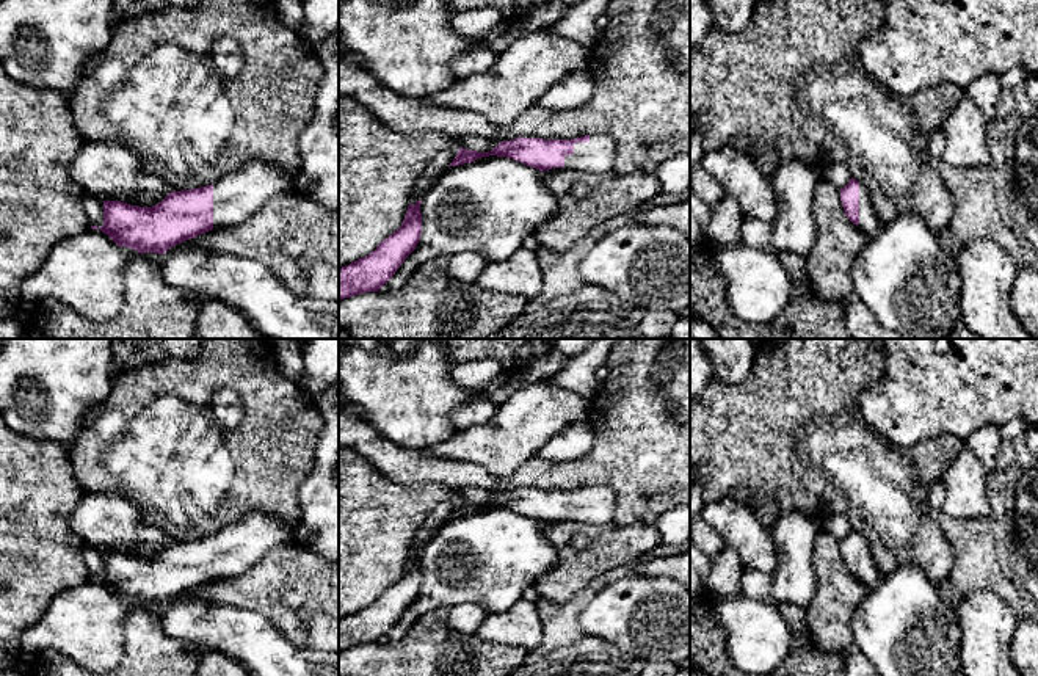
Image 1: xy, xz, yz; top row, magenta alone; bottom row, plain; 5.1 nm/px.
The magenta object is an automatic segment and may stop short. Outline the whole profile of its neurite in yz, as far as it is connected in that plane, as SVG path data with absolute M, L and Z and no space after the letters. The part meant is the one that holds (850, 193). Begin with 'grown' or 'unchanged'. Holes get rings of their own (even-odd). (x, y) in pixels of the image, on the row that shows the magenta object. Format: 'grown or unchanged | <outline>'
grown | M851 177L848 184L840 188L840 201L848 220L864 231L869 238L881 232L883 223L876 216L873 202L862 184Z

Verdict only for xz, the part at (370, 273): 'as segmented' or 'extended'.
as segmented

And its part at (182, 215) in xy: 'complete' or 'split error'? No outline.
split error

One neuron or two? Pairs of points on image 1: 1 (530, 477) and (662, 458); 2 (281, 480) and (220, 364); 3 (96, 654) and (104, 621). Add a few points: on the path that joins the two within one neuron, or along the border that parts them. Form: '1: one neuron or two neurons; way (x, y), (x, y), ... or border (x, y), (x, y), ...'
1: one neuron; way (563, 476), (596, 469), (618, 458), (629, 458)
2: one neuron; way (275, 450), (275, 414), (250, 389)
3: one neuron; way (96, 646), (96, 629)

